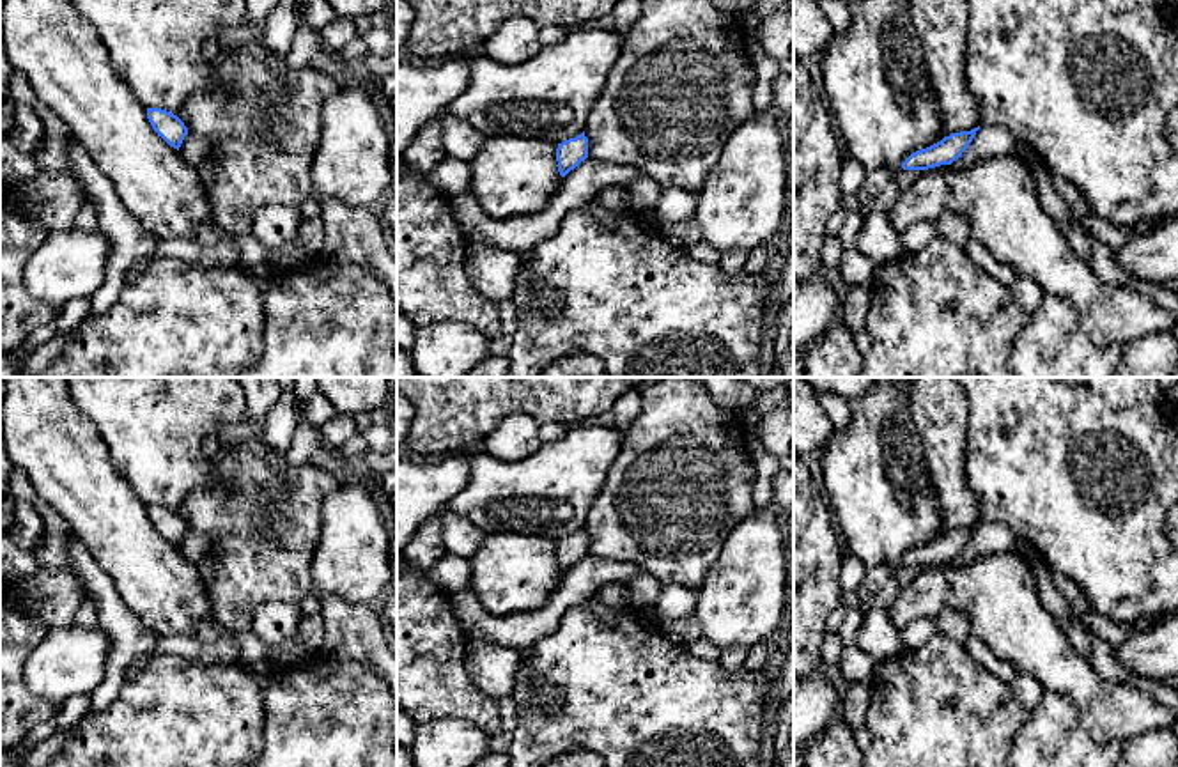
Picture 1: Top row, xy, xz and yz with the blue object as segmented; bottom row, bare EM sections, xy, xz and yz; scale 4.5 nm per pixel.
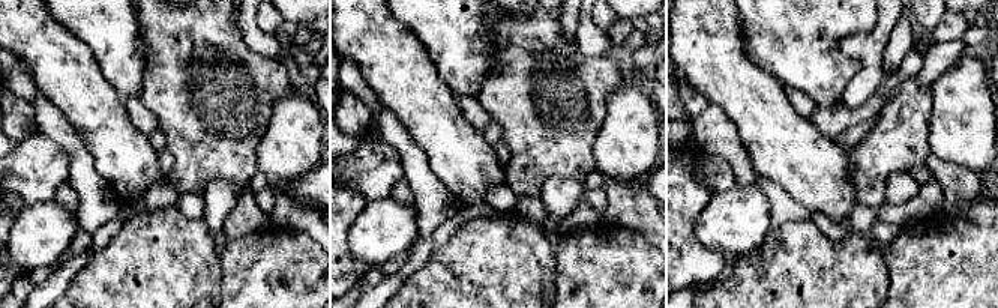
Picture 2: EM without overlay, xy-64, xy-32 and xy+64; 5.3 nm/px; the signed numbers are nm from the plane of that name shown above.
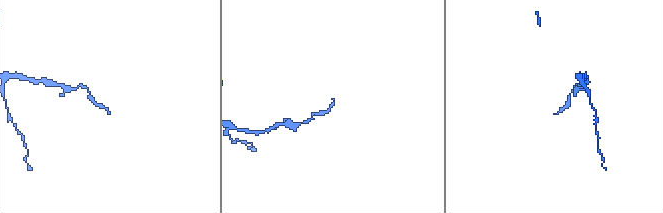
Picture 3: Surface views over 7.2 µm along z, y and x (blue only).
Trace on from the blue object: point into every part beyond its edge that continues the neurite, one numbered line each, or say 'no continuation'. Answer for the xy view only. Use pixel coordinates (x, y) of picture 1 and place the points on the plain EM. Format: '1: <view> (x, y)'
no continuation

